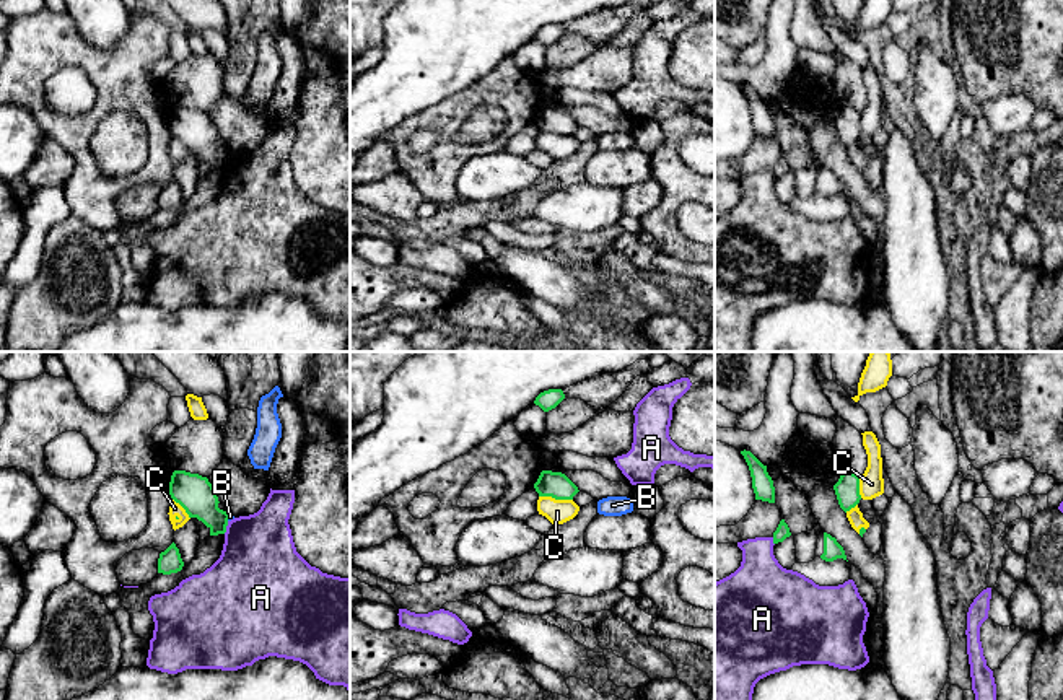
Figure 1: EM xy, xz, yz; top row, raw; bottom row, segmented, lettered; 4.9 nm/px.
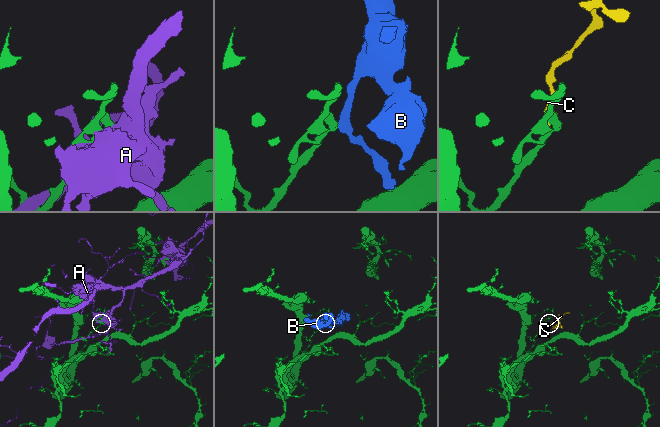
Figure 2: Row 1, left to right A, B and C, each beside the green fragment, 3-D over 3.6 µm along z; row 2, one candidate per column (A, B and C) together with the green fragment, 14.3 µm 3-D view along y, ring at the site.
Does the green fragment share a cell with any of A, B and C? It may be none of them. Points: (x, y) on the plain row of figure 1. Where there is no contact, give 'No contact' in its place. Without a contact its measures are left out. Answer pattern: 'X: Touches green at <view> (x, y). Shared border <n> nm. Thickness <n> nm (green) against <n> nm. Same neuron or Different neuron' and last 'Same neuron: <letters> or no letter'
A: Touches green at xy (225, 163). Shared border 70 nm. Thickness 180 nm (green) against 400 nm. Different neuron
B: Touches green at xy (228, 153). Shared border 30 nm. Thickness 180 nm (green) against 20 nm. Different neuron
C: Touches green at xz (555, 134). Shared border 170 nm. Thickness 130 nm (green) against 120 nm. Same neuron
Same neuron: C

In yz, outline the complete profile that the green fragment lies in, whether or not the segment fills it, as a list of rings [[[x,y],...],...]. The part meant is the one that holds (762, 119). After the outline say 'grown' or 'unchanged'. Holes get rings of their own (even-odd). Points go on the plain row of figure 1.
[[[744,85],[741,90],[744,91],[750,106],[755,135],[775,138],[775,122],[767,107],[767,101],[763,101],[750,86]]]; unchanged

